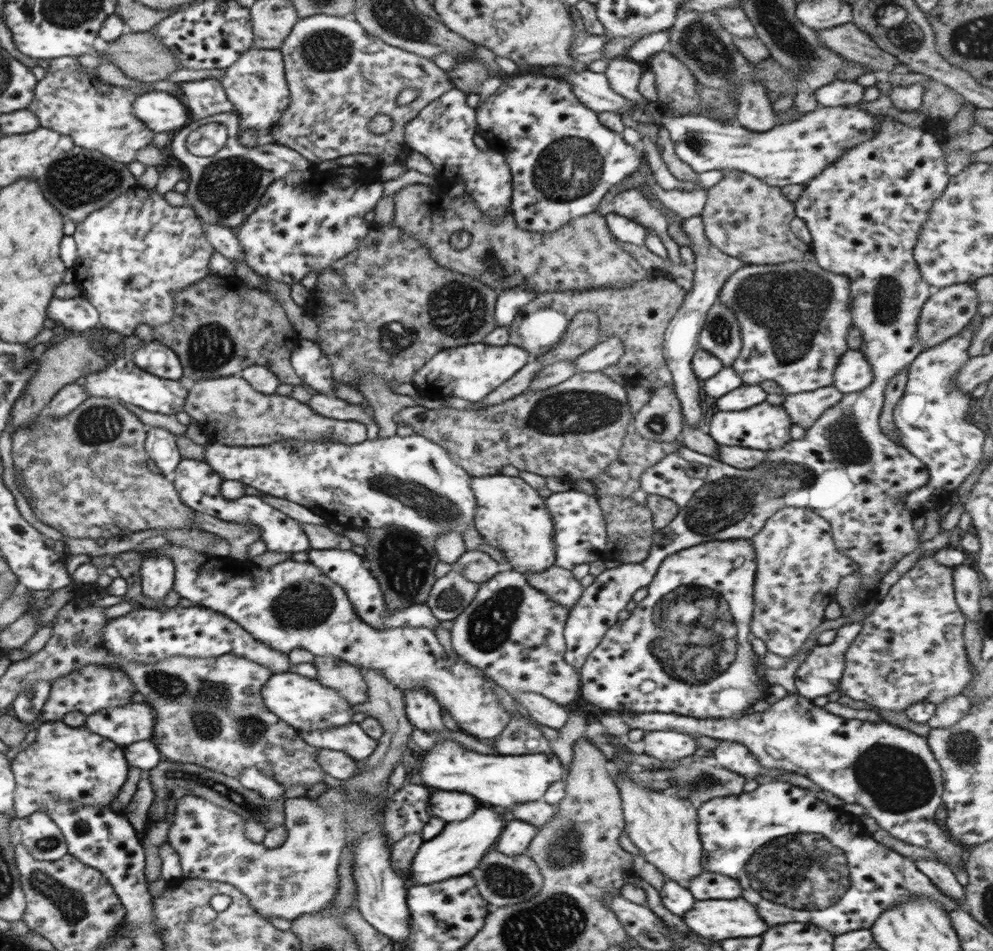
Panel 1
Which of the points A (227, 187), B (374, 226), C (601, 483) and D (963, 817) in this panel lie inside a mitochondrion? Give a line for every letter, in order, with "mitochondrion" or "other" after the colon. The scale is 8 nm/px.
A: mitochondrion
B: other
C: other
D: other

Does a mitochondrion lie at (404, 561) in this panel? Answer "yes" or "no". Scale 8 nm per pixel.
yes

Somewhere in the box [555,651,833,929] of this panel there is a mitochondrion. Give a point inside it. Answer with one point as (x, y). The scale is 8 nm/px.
(699, 781)

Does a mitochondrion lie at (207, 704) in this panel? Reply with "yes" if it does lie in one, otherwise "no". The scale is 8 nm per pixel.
yes

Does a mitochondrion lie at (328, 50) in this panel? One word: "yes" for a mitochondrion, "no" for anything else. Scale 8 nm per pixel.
yes

